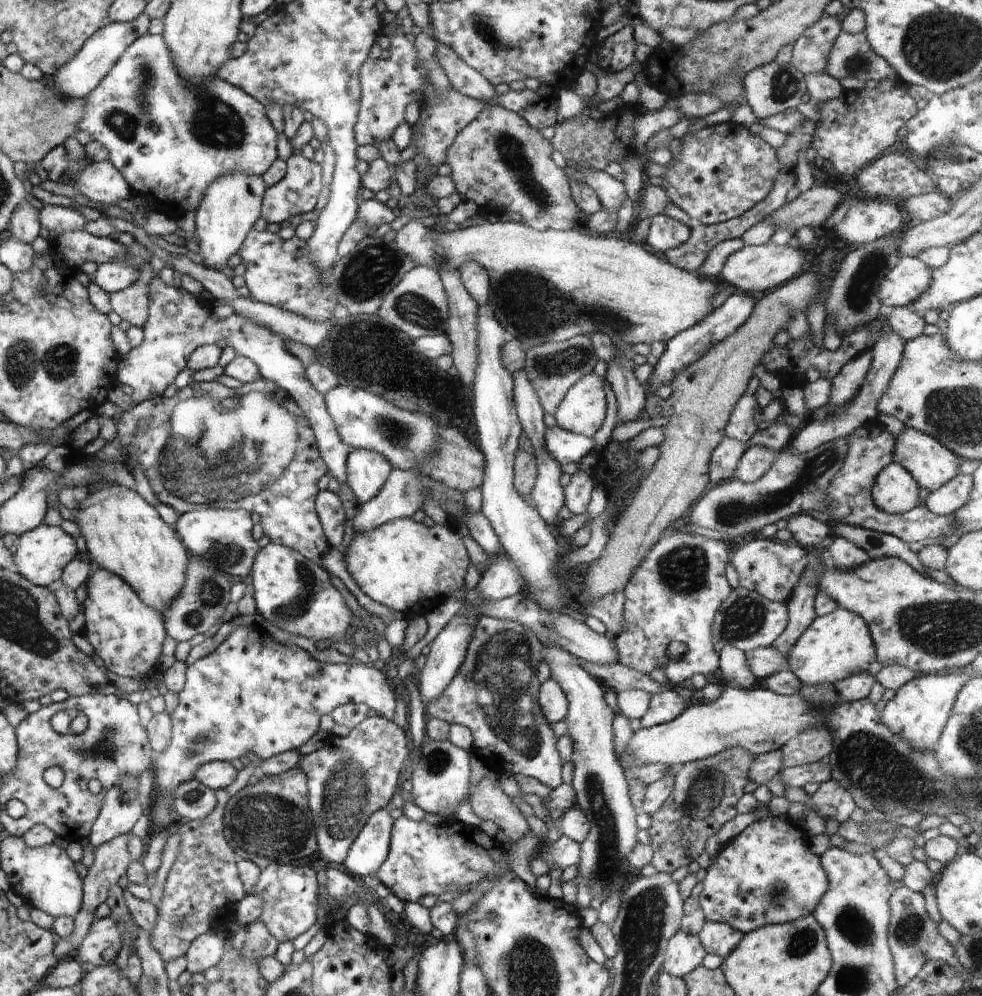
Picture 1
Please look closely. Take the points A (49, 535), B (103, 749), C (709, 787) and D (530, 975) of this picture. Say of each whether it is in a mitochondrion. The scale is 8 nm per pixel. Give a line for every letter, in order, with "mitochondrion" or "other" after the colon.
A: other
B: mitochondrion
C: mitochondrion
D: mitochondrion

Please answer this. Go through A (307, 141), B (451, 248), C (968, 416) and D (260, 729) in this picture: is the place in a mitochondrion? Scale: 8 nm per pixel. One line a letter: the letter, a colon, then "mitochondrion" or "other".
A: other
B: other
C: mitochondrion
D: other

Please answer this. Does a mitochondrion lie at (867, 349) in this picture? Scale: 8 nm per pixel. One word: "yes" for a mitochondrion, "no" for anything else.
no

